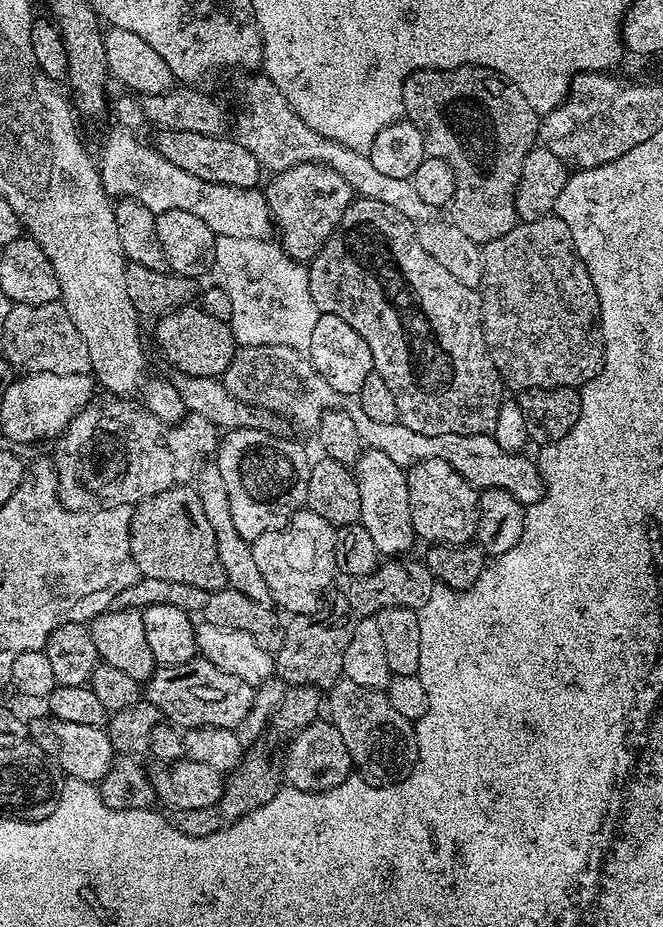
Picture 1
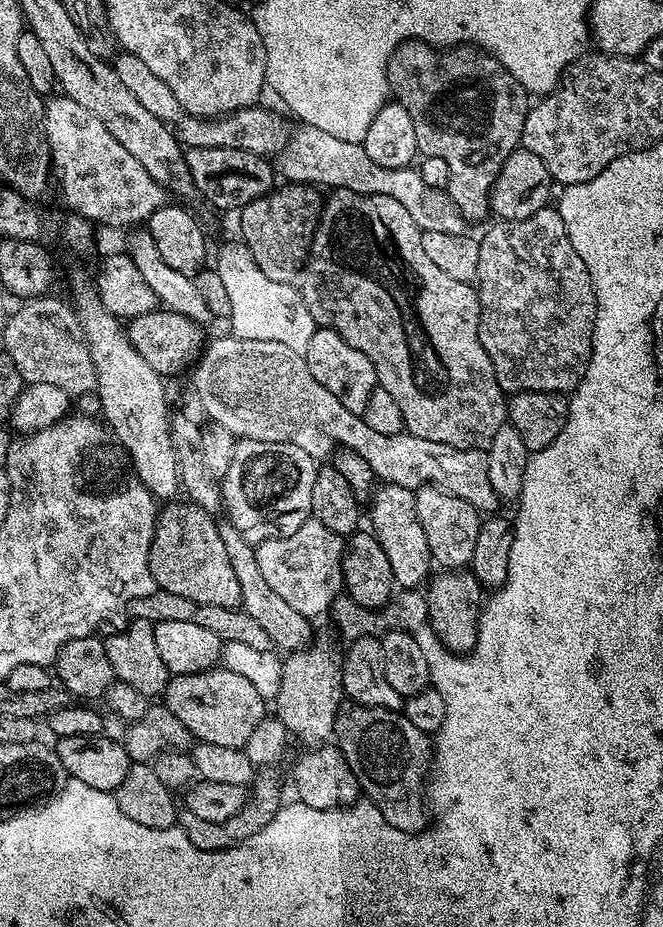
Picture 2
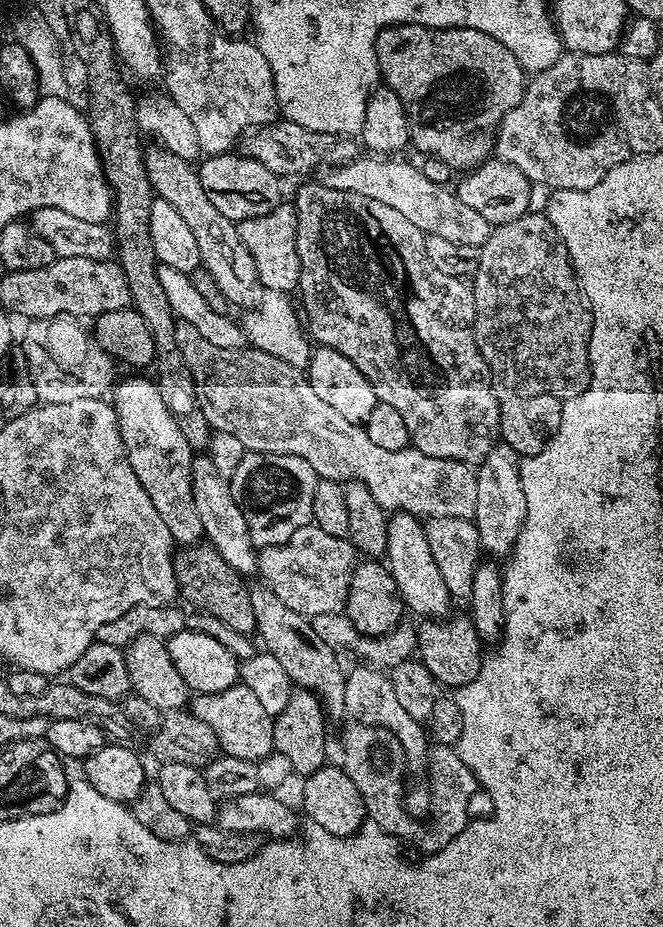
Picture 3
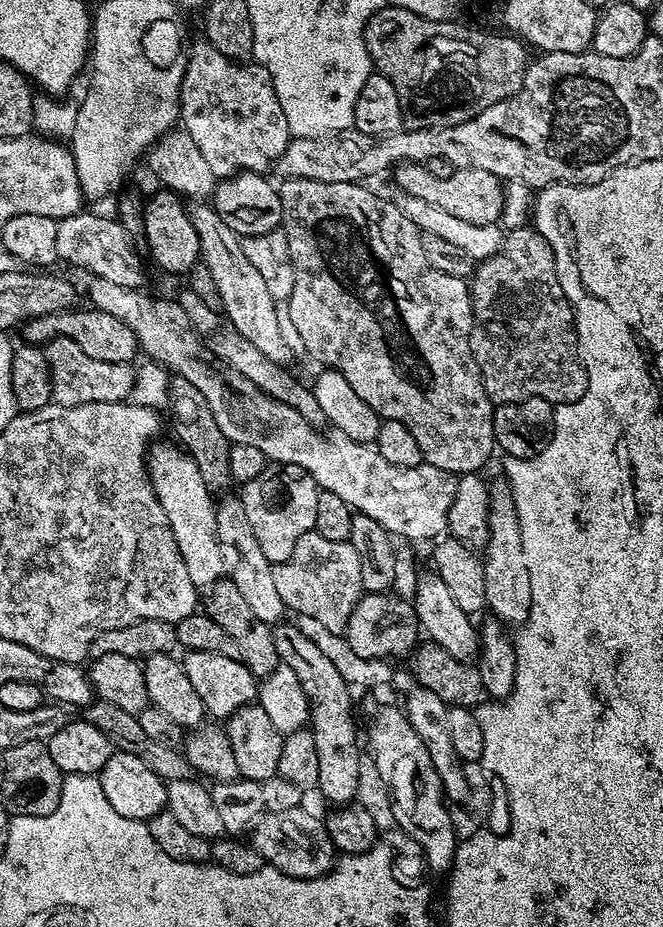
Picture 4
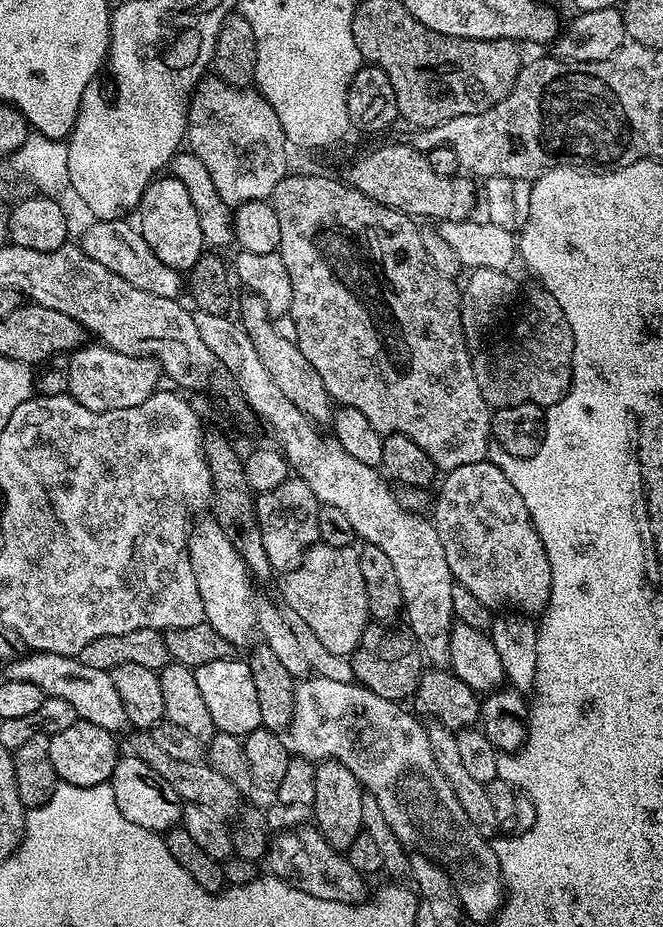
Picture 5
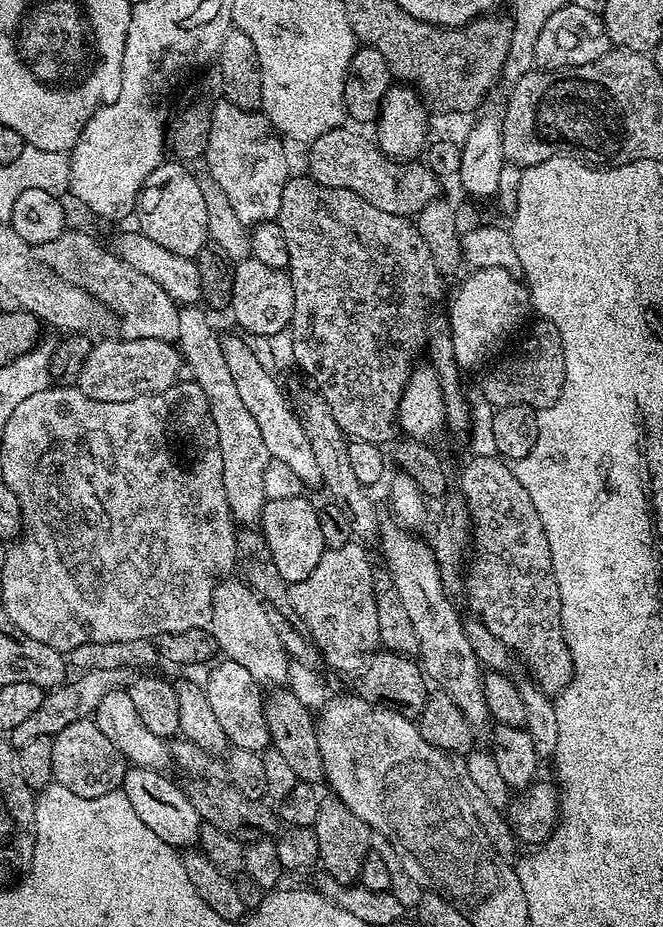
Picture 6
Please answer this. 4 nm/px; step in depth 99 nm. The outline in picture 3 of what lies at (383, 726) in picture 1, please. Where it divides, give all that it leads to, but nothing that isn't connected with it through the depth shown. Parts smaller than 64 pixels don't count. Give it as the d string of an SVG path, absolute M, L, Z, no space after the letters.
M348 722L344 726L344 733L340 736L340 748L344 751L342 767L350 782L358 786L358 794L362 794L364 810L371 823L382 826L386 834L396 837L405 845L413 844L414 847L421 848L421 853L424 854L442 850L451 840L458 838L462 830L466 830L470 822L470 794L478 790L478 785L470 766L462 762L453 745L431 745L426 761L426 784L430 789L430 804L434 812L436 808L437 820L423 820L413 816L406 807L406 764L402 759L400 743L383 728L375 728L373 724Z

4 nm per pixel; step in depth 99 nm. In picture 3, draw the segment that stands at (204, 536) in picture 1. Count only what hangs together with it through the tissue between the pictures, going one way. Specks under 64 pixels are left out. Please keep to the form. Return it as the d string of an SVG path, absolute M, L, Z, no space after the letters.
M207 542L195 546L184 546L175 553L176 586L181 597L185 596L193 605L193 609L218 618L218 622L226 622L230 630L238 630L238 634L252 636L256 631L254 609L250 603L249 585L245 577L229 566L222 555Z

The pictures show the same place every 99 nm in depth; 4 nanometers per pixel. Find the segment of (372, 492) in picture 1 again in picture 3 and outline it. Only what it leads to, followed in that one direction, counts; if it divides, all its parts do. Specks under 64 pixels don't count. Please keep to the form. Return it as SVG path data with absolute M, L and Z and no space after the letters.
M393 512L388 517L386 530L386 563L394 582L398 582L398 594L404 599L404 607L419 618L444 618L449 615L448 607L454 604L452 595L446 590L446 582L442 582L442 574L434 563L434 554L430 554L430 542L426 542L424 524L409 512Z

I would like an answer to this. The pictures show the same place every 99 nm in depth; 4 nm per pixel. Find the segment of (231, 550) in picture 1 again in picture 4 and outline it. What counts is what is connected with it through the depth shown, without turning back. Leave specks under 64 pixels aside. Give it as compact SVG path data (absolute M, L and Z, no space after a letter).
M295 622L286 623L276 624L272 628L272 637L274 638L274 646L280 655L280 663L290 666L290 670L294 670L298 682L302 682L302 690L308 699L310 731L314 738L314 746L318 746L318 782L316 788L332 803L332 806L351 804L356 800L358 770L362 763L362 757L360 757L359 750L356 749L356 726L352 722L352 696L348 693L351 692L350 685L342 678L342 674L338 674L334 662L330 662L330 658L326 658L326 654L322 654L322 650L318 650L318 646L314 646L314 642L310 642L310 638L306 638L306 634L302 634L302 630Z

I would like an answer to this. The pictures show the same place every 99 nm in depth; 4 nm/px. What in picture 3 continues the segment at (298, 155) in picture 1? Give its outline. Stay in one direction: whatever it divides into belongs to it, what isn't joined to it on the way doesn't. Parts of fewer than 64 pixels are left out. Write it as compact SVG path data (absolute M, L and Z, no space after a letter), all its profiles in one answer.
M357 158L348 164L327 169L323 173L322 182L328 188L346 190L350 194L362 194L365 198L374 198L374 202L382 202L385 206L391 206L392 209L398 210L398 214L406 217L408 221L414 222L414 226L418 226L418 230L422 230L425 236L447 238L458 246L470 246L471 248L479 248L481 244L486 242L486 238L490 238L493 224L486 222L486 218L482 218L482 214L478 214L471 206L466 206L466 202L462 202L462 198L458 198L451 187L438 182L430 182L430 178L426 178L426 174L422 174L422 170L415 163L412 165L400 160L404 158L368 159L372 160Z

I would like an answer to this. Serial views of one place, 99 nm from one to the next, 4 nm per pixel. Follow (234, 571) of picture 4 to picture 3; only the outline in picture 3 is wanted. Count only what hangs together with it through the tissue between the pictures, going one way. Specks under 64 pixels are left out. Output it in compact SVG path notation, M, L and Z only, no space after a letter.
M198 454L192 459L192 489L194 490L194 504L197 507L198 518L201 519L207 543L218 550L227 564L234 571L243 576L255 575L259 567L257 549L250 538L249 526L242 510L233 501L231 481L217 470L216 461L208 454Z

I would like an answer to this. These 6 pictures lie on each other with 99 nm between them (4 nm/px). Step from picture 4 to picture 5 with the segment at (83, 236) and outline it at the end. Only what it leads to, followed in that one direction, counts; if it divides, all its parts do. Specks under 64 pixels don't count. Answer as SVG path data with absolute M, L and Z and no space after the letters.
M127 219L123 220L96 220L84 232L84 237L78 240L79 247L84 249L86 255L94 258L94 262L102 262L102 266L106 266L106 270L110 270L114 274L118 274L118 278L126 278L126 282L130 282L130 286L138 286L138 290L146 290L146 294L158 294L158 298L177 299L186 288L186 280L181 273L176 272L170 266L166 266L166 262L158 259L158 254L154 254L154 250L150 250L150 246L146 246L146 238L142 238L139 227L128 225Z

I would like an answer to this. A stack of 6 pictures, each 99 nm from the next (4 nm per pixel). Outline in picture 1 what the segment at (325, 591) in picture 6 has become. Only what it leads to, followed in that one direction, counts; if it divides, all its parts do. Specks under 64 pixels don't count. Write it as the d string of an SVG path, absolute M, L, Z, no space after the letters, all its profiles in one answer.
M301 510L282 528L275 528L251 541L254 563L262 574L277 609L292 616L310 616L321 611L320 599L338 576L336 528L326 518Z

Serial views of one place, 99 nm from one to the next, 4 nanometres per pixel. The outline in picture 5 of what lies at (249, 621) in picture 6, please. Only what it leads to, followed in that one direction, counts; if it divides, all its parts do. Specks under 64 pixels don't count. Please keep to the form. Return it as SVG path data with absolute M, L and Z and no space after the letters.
M211 518L195 521L188 537L188 553L190 566L194 570L194 582L198 582L198 594L202 594L202 610L206 623L214 626L214 630L218 630L218 634L222 634L222 638L226 638L233 649L247 649L253 643L252 635L255 637L258 631L257 601L252 600L254 580L246 562L242 562L238 550L234 550L230 538L222 534L222 526L218 526L218 522Z

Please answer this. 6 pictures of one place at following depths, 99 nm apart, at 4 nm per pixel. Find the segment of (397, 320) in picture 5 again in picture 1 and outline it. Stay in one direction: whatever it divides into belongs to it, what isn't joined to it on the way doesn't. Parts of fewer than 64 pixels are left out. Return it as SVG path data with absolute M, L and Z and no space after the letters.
M353 199L342 214L340 225L332 231L307 269L310 298L314 298L317 310L338 314L338 318L354 326L354 330L366 338L375 375L381 376L386 386L390 386L390 394L394 394L399 423L427 436L495 433L500 403L506 399L506 385L490 358L490 350L486 350L480 293L470 286L462 286L458 278L453 278L422 250L416 224L406 218L406 214L398 214L398 210L386 206L386 202Z

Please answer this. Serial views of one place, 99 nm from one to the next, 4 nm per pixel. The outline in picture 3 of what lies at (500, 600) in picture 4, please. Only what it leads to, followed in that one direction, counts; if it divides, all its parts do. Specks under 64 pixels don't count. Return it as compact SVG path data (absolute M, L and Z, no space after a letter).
M497 442L486 454L486 458L476 468L476 514L474 523L478 530L481 549L488 552L489 557L507 557L512 547L516 544L518 534L524 525L526 518L526 494L522 490L522 478L520 477L521 457L509 444Z

